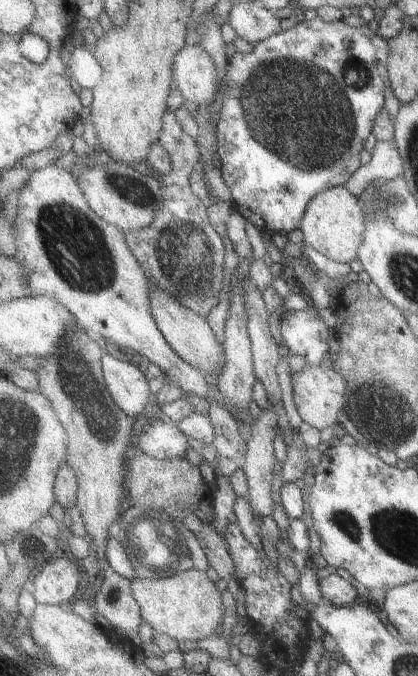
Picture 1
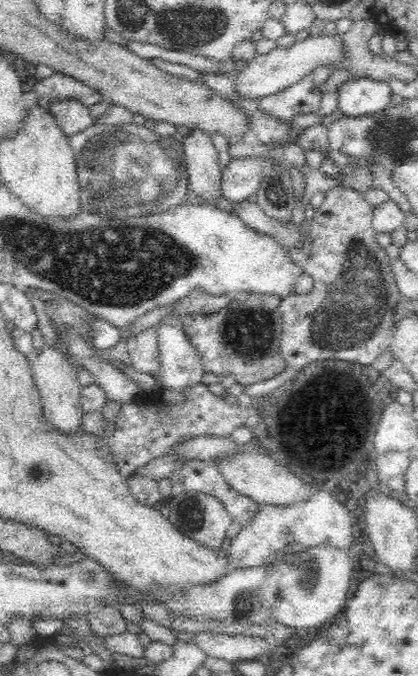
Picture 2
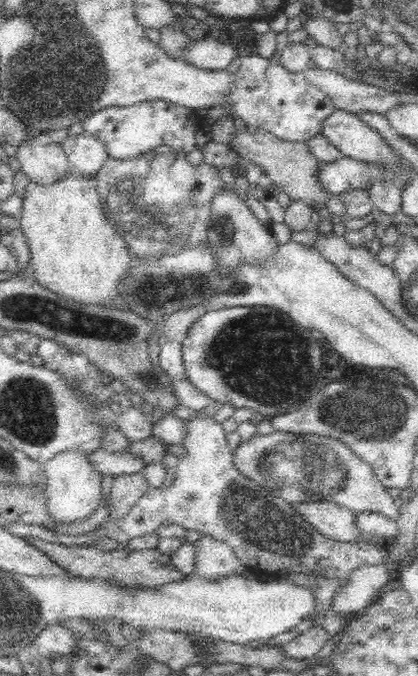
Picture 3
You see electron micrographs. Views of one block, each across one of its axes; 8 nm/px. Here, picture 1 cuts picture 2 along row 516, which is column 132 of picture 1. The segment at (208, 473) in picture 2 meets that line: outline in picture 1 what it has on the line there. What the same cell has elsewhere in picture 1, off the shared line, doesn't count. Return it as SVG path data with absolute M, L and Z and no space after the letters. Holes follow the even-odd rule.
M176 111L165 114L161 144L173 158L173 171L160 175L164 203L151 227L127 231L127 239L151 281L207 318L222 302L222 288L226 280L226 242L212 226L209 211L211 204L202 200L191 185L192 173L200 166L203 158L201 146L197 137L184 130Z

